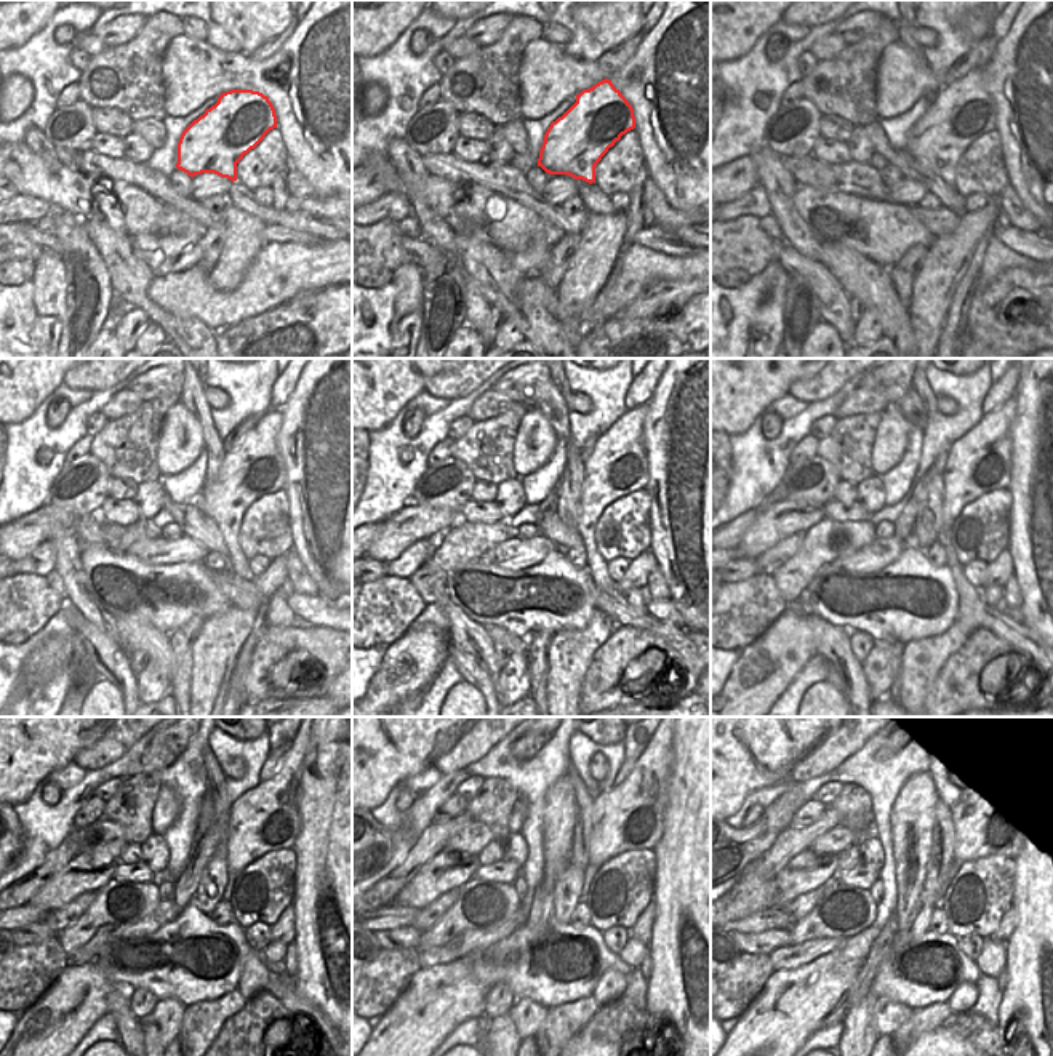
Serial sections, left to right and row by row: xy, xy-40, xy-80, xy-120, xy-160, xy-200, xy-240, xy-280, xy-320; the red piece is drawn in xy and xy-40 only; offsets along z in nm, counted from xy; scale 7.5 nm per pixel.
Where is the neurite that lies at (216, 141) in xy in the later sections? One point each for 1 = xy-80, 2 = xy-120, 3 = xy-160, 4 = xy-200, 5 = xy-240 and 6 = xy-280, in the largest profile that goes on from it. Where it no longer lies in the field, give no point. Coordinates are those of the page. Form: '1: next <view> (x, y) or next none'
1: next xy-80 (959, 114)
2: next xy-120 (253, 468)
3: next xy-160 (618, 466)
4: next xy-200 (980, 461)
5: next xy-240 (266, 818)
6: next xy-280 (629, 816)

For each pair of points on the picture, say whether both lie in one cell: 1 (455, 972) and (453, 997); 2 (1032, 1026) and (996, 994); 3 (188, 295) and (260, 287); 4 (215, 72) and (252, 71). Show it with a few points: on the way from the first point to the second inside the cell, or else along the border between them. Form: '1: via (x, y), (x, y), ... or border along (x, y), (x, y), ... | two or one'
1: via (455, 978), (453, 991) | one
2: border along (1004, 991), (997, 1023) | two
3: via (205, 301), (242, 301) | one
4: via (224, 74), (242, 71) | one

